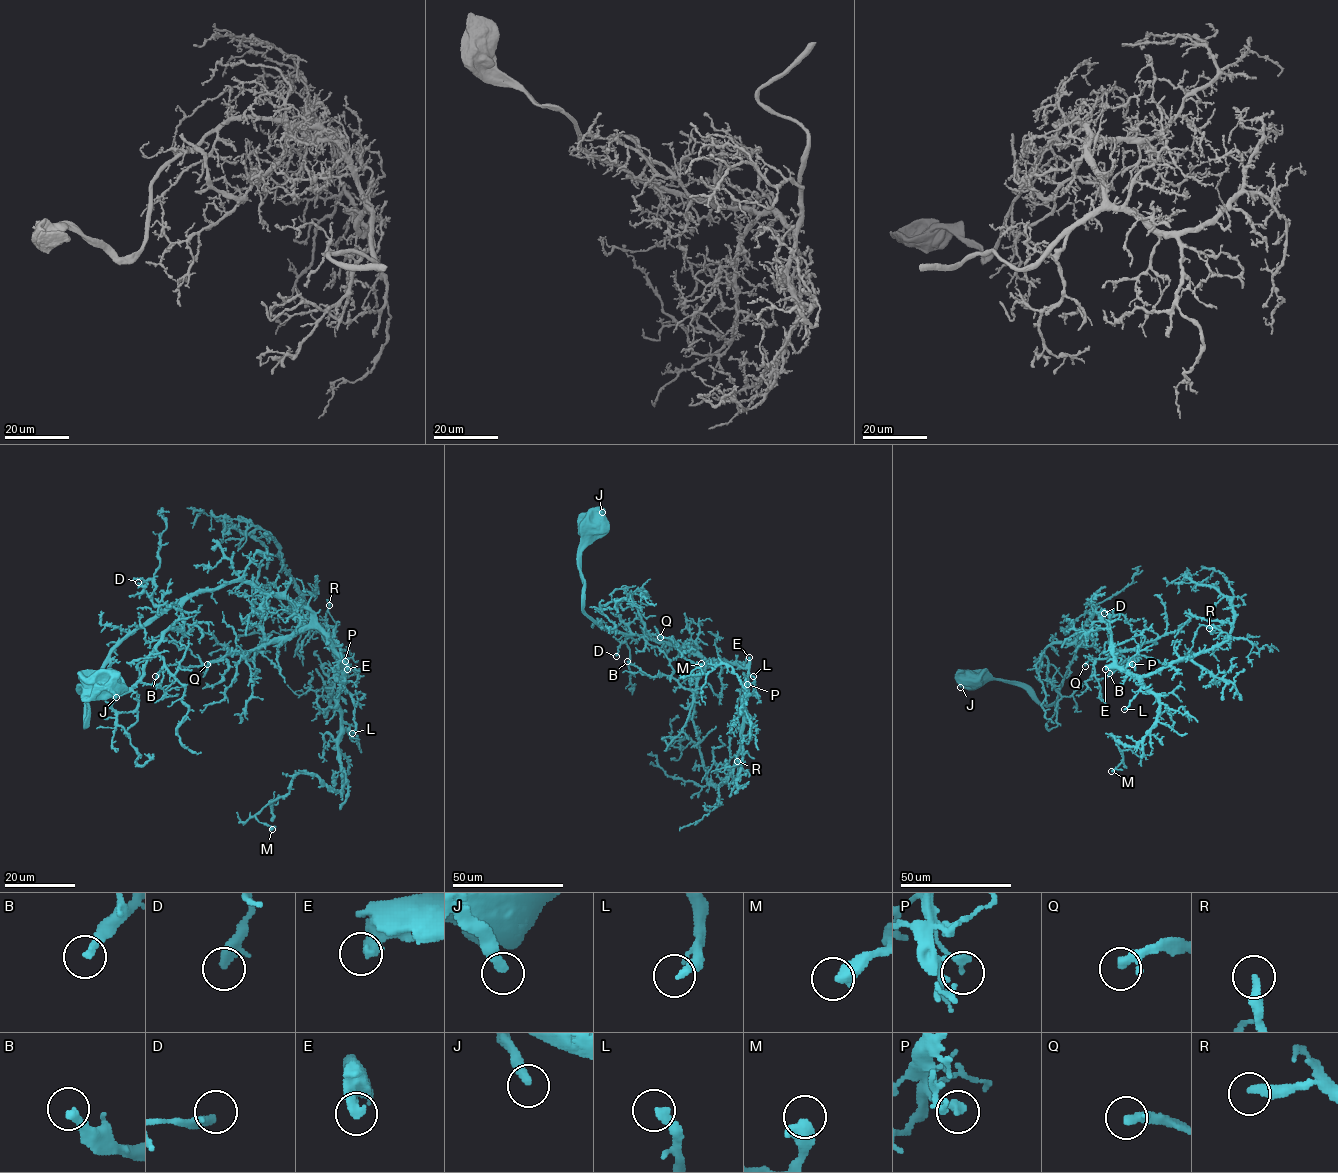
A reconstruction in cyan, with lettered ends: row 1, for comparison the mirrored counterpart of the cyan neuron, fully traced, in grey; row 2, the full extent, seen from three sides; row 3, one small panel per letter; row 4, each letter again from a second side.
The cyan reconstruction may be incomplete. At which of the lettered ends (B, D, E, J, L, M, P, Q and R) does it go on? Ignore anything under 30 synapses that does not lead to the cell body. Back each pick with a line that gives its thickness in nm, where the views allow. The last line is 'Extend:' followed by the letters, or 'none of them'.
E: 440 nm
Q: 320 nm
Extend: E, Q

